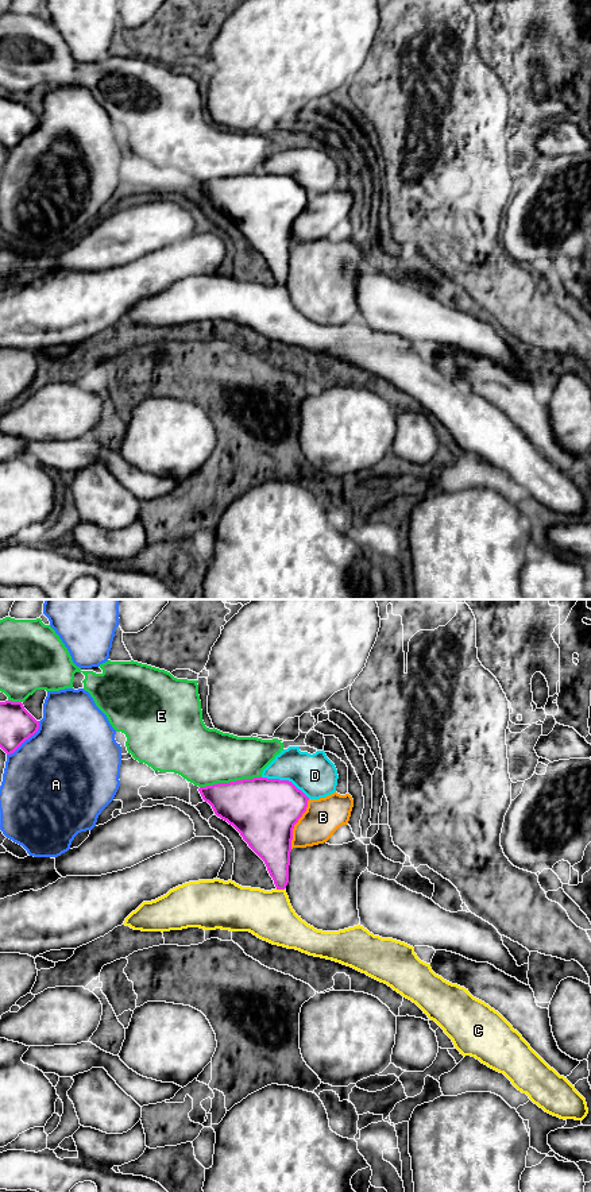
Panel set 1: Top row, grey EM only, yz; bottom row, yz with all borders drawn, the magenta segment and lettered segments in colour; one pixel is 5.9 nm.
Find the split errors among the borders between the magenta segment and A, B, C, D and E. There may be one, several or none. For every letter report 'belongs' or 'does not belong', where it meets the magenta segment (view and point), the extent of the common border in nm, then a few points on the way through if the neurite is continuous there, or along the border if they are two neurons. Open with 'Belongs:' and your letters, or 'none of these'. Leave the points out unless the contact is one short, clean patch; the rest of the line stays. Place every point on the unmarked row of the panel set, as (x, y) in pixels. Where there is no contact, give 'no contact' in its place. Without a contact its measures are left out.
Belongs: none of these
A: does not belong; meets magenta in yz at (26, 134); contact 280 nm long
B: does not belong; meets magenta in yz at (296, 218); contact 320 nm long
C: does not belong; meets magenta in yz at (279, 284); contact 60 nm long; border along yz (275, 284), (284, 285)
D: does not belong; meets magenta in yz at (285, 176); contact 320 nm long
E: does not belong; meets magenta in yz at (230, 177); contact 380 nm long

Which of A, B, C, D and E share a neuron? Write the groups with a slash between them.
A / B / C / D E

